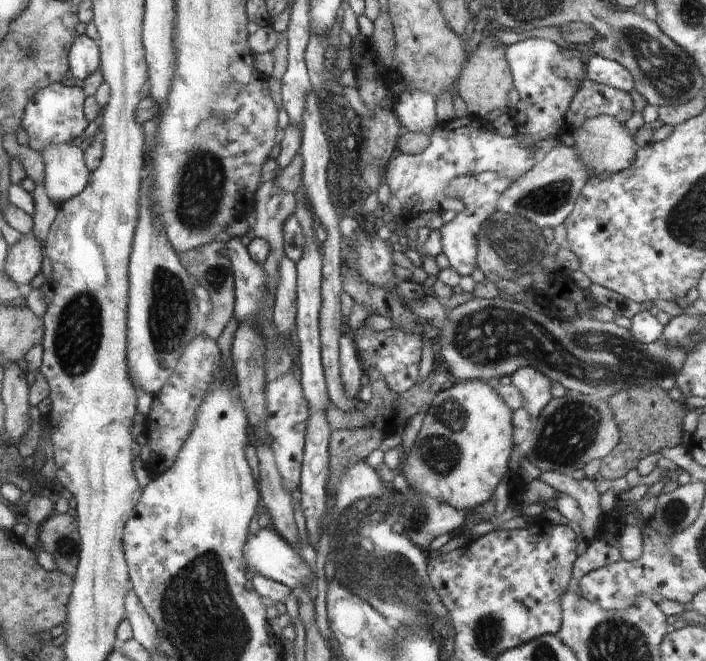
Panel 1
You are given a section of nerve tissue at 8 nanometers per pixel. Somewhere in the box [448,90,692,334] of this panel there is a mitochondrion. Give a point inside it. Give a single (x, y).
(513, 241)

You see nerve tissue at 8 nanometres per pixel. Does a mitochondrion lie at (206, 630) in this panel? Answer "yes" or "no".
yes

